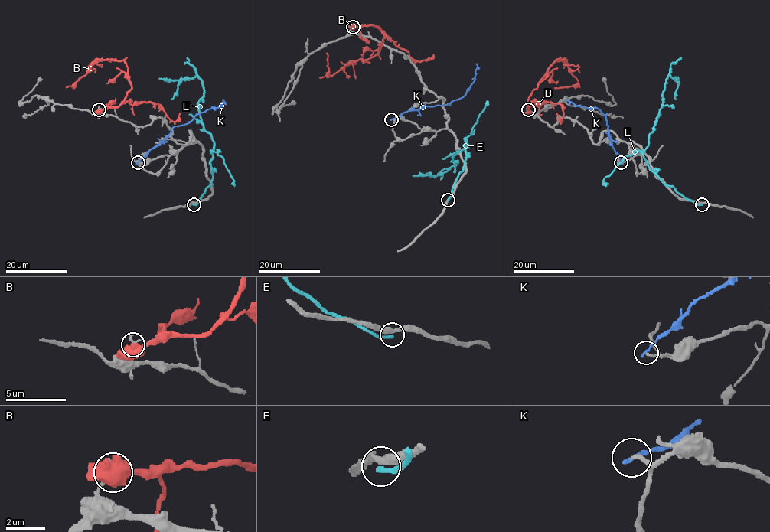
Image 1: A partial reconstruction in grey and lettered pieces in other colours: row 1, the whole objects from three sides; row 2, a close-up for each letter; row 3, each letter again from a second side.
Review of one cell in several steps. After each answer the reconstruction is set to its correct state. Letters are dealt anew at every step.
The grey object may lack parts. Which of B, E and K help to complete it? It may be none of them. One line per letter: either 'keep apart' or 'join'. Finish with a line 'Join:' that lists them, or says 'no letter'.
B: keep apart
E: keep apart
K: keep apart
Join: no letter

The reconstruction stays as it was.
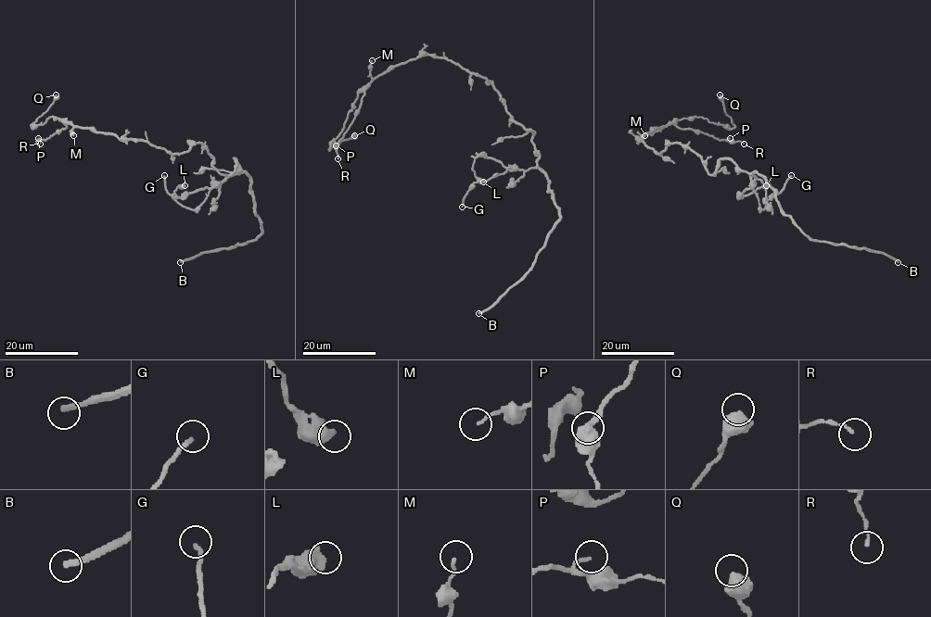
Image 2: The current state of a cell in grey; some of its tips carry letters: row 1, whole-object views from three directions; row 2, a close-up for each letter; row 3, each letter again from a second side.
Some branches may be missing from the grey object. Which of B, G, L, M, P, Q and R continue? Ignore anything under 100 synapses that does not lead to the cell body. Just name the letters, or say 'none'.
B

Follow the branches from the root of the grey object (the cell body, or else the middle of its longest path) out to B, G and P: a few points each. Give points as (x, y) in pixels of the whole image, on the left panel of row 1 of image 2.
B: (210, 154), (222, 174), (235, 170), (235, 158), (239, 172), (250, 179), (261, 232), (180, 262)
G: (210, 154), (222, 174), (235, 170), (235, 158), (240, 169), (195, 209), (167, 192), (164, 175)
P: (210, 154), (201, 144), (172, 153), (143, 141), (119, 139), (70, 124), (46, 140), (38, 138)

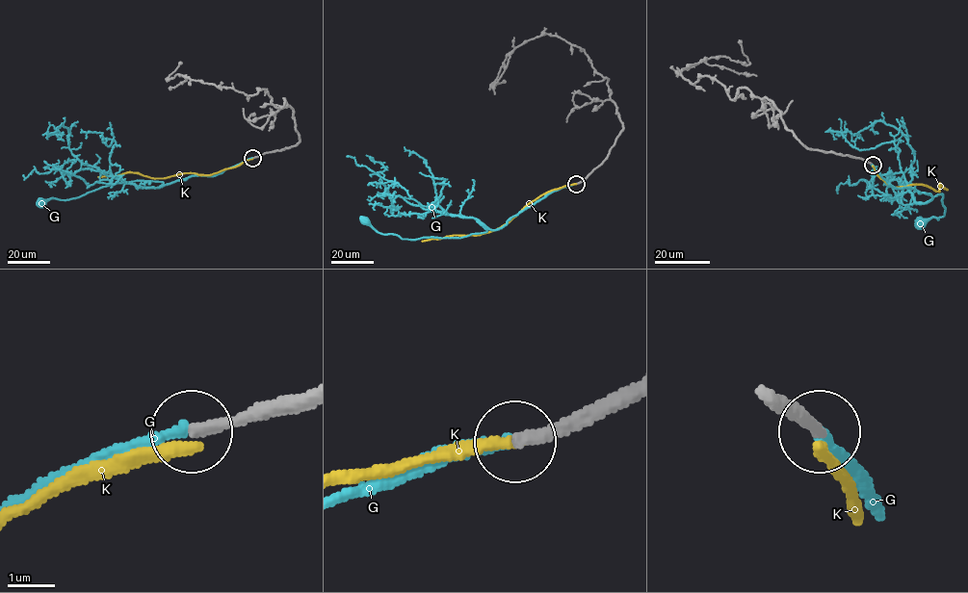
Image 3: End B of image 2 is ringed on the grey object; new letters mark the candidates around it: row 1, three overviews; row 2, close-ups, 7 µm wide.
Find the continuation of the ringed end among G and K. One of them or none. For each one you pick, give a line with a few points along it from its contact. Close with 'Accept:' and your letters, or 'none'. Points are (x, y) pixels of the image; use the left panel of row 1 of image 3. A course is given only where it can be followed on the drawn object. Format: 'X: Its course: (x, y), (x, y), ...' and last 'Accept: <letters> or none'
G: Its course: (251, 158), (214, 175), (190, 176), (159, 187), (162, 182), (121, 182), (71, 199), (49, 198), (41, 202)
Accept: G

